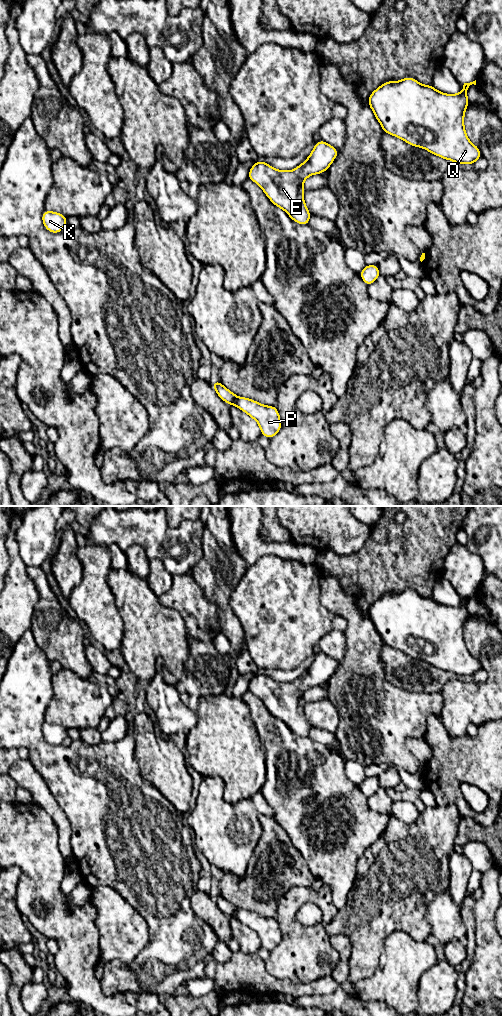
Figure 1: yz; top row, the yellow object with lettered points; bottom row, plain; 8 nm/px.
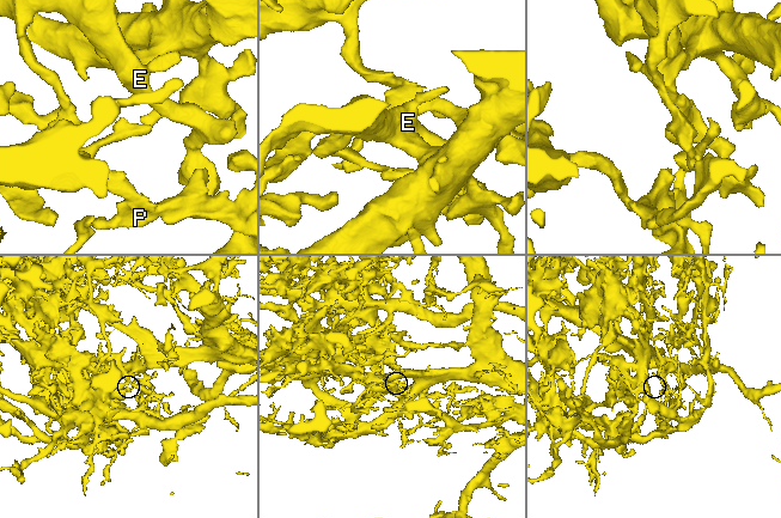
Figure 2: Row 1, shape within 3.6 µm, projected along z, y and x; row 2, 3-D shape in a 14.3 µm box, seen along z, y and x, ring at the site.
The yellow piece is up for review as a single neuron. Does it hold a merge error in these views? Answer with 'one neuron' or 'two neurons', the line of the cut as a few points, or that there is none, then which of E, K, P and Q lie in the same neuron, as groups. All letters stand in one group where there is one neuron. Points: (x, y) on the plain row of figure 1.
two neurons | yz (237, 908), (232, 916) | E P Q / K

